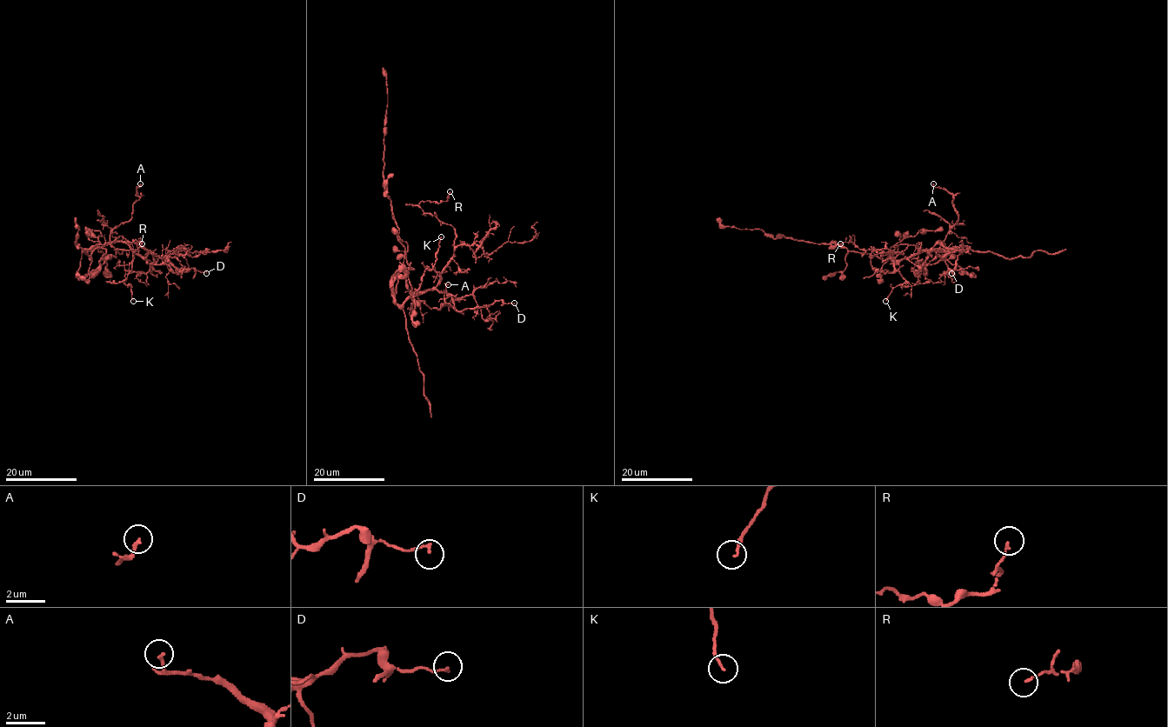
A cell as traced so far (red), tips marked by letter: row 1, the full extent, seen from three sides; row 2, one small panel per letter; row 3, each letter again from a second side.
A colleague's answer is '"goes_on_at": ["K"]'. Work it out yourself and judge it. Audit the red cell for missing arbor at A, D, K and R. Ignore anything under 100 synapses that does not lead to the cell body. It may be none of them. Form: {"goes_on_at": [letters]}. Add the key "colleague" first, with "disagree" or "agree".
{"colleague": "disagree", "goes_on_at": []}

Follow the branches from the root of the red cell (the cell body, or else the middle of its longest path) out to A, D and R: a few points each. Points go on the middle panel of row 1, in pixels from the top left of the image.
A: (392, 280), (397, 303), (417, 295), (430, 308), (438, 309), (447, 304), (448, 284)
D: (392, 280), (392, 296), (399, 304), (430, 290), (447, 292), (458, 310), (485, 307), (500, 300), (514, 303)
R: (392, 280), (399, 304), (439, 282), (454, 254), (456, 230), (419, 203), (445, 201), (450, 191)

